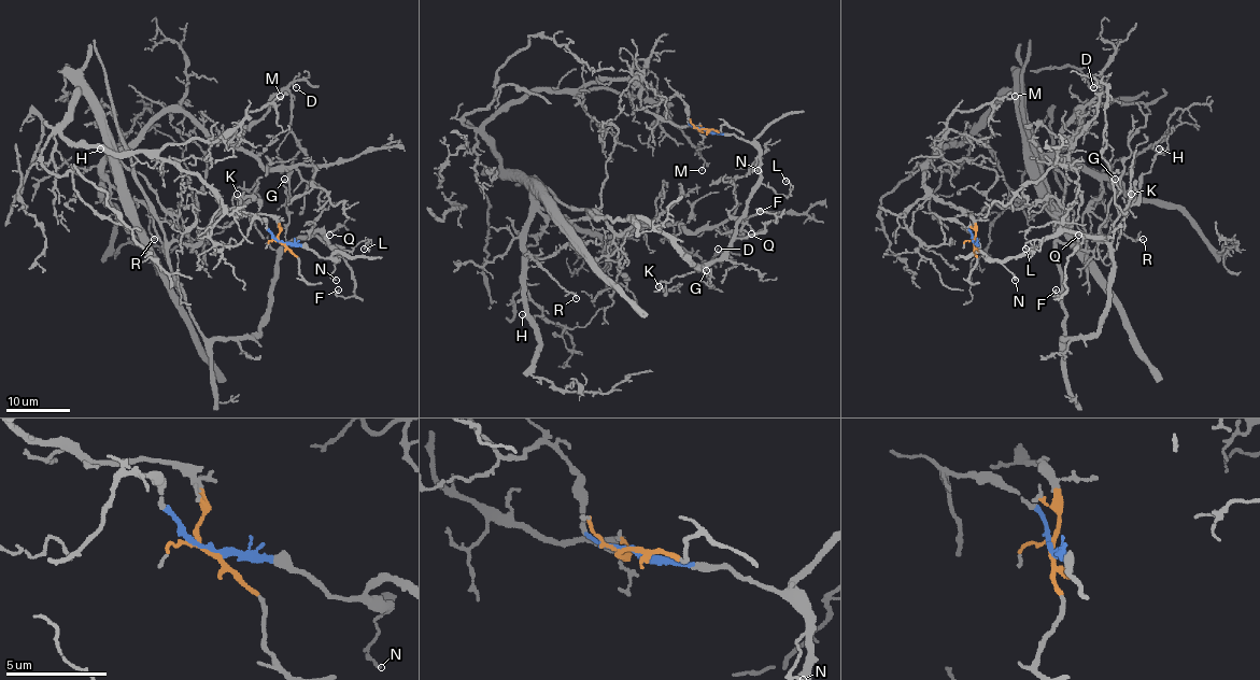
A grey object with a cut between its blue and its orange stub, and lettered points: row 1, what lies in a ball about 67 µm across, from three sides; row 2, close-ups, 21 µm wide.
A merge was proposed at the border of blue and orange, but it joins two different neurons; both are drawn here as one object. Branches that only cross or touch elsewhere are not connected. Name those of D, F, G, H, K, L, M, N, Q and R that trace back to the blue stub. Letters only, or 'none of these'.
F, G, K, L, N, Q

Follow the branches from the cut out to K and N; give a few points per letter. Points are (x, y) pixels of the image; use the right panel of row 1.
K: (973, 243), (995, 260), (1024, 256), (1066, 231), (1101, 237), (1115, 250), (1131, 193)
N: (973, 243), (985, 257), (1001, 263), (1015, 280)

